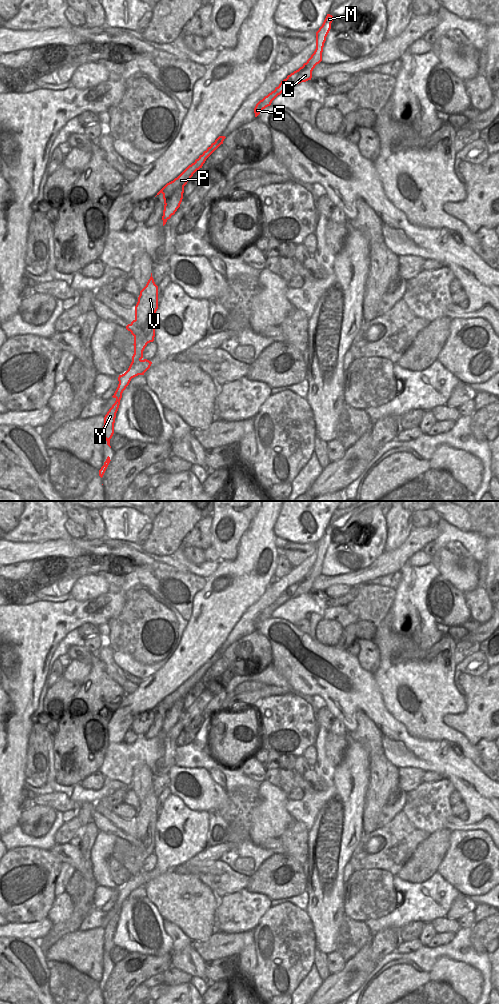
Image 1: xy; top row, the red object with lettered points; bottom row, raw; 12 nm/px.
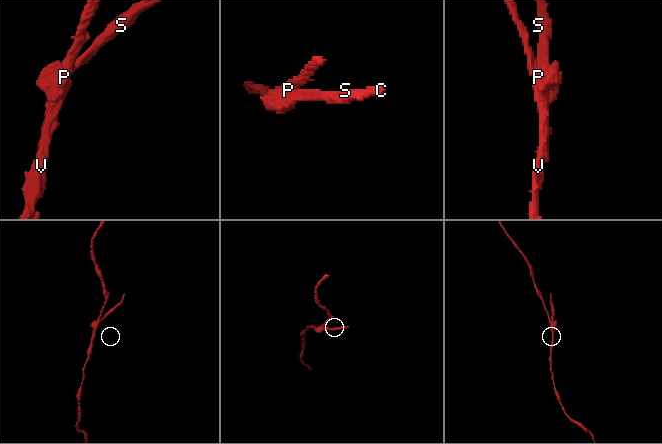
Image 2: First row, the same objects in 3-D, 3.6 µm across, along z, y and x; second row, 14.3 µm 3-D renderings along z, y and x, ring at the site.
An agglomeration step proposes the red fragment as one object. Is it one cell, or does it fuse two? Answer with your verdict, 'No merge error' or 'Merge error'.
Merge error

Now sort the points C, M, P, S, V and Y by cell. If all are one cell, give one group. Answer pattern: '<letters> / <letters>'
C M P S / V Y

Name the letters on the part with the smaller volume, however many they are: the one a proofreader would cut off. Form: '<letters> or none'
C, M, P, S

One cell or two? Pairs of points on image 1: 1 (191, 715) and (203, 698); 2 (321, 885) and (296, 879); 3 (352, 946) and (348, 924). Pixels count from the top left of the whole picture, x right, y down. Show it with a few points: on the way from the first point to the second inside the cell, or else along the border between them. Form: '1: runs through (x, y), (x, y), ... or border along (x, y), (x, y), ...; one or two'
1: runs through (195, 711), (201, 702); one
2: border along (308, 874), (306, 887); two
3: runs through (350, 941), (349, 929); one

